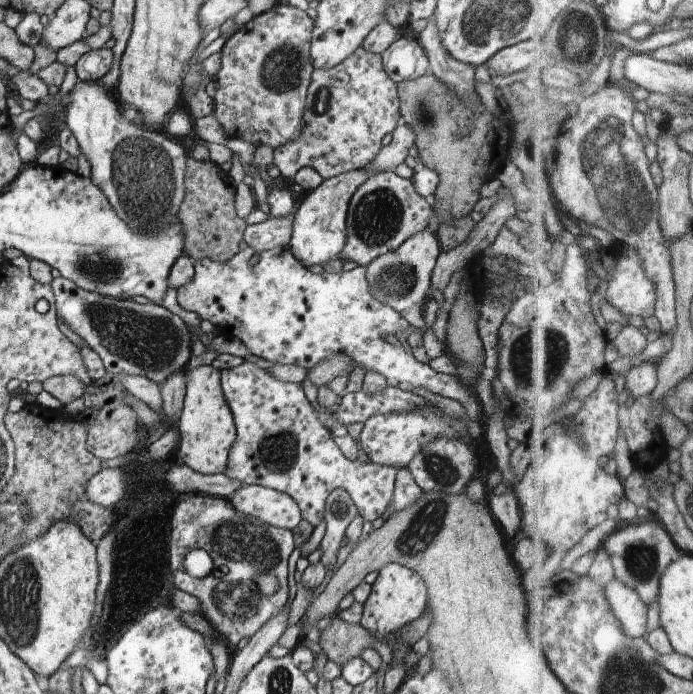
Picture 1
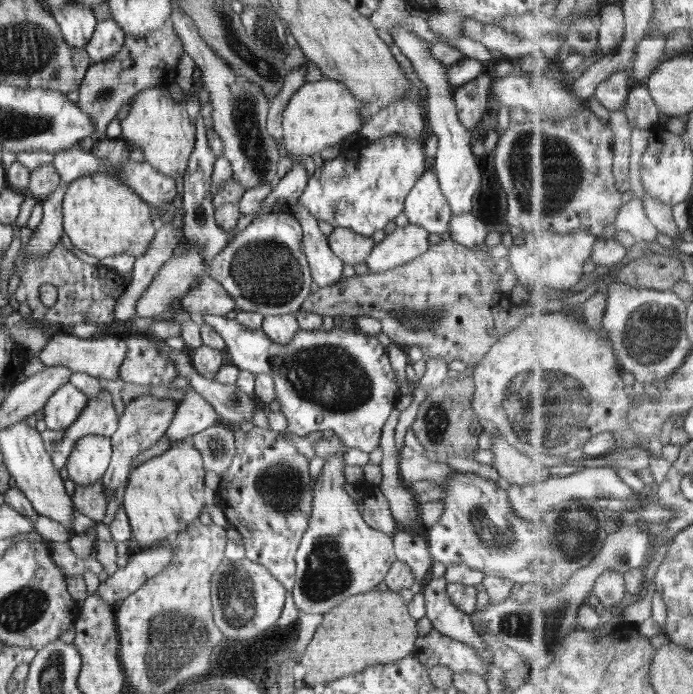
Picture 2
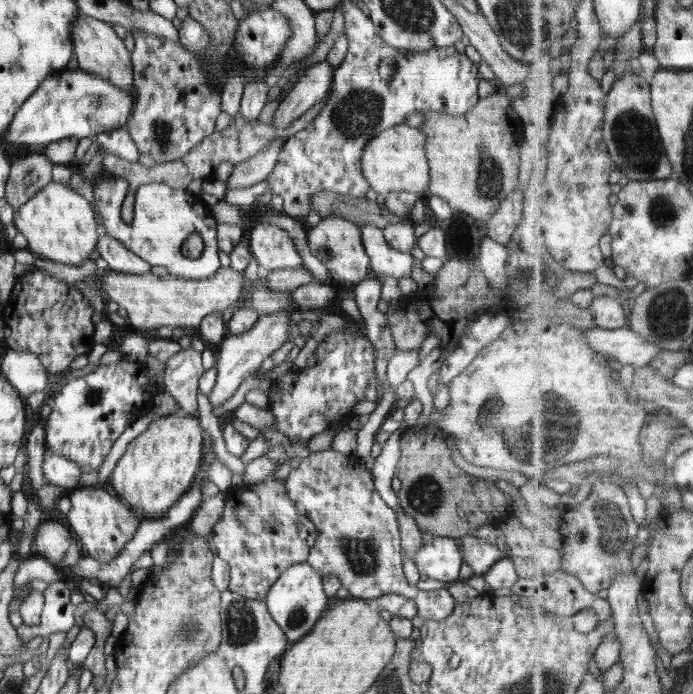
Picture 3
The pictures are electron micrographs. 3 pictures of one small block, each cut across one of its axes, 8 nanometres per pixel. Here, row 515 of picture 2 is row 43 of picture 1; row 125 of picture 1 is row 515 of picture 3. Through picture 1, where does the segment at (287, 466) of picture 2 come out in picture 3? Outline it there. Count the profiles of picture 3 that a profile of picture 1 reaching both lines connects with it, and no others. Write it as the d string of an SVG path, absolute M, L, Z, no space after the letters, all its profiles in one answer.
M275 465L274 471L256 485L228 487L225 491L224 512L213 529L214 537L211 544L218 551L218 556L226 560L230 566L229 591L256 602L265 600L268 590L282 575L282 572L294 564L308 561L310 547L314 545L315 536L317 536L314 524L301 516L294 502L288 498L284 480L274 476L279 468L280 465L278 467Z

